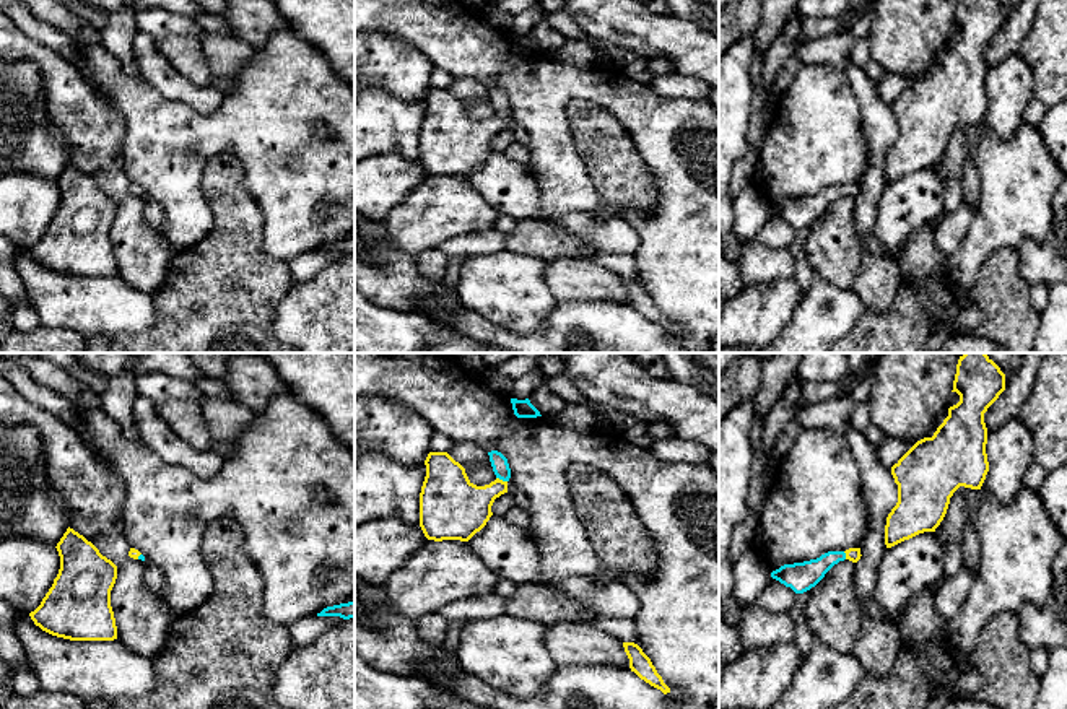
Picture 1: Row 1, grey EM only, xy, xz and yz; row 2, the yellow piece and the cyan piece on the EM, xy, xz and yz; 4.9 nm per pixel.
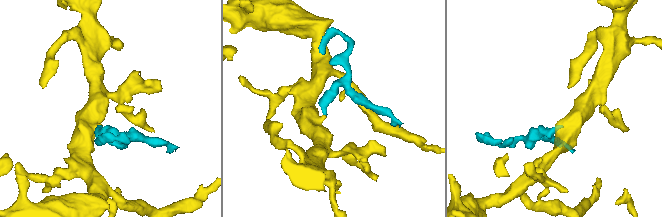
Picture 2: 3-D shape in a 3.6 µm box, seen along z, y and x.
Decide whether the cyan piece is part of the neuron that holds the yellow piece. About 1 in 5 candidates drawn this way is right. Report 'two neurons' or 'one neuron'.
one neuron

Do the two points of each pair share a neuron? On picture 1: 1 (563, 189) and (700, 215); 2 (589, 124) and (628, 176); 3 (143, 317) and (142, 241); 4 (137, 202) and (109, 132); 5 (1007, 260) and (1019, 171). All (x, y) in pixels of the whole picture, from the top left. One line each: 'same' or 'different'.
1: same
2: same
3: different
4: same
5: different

